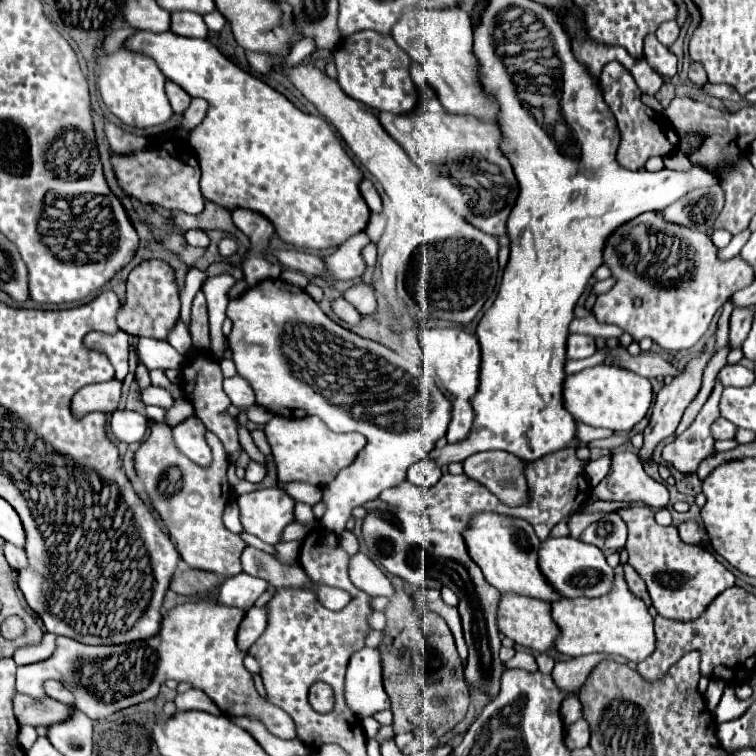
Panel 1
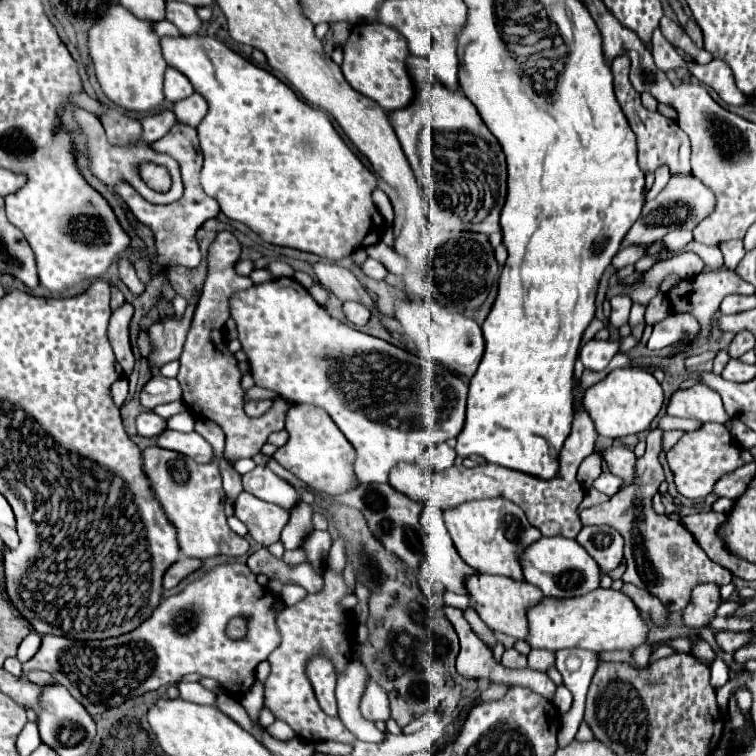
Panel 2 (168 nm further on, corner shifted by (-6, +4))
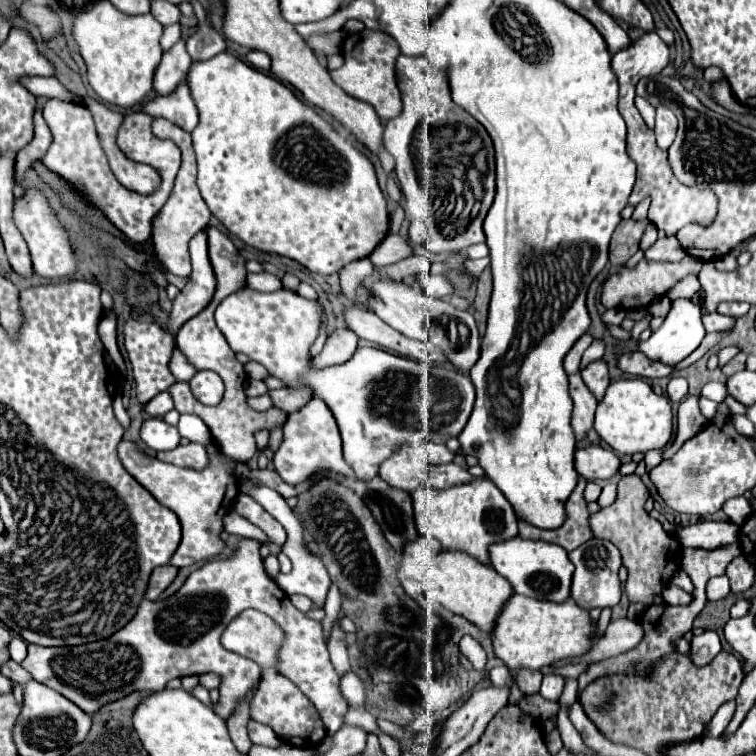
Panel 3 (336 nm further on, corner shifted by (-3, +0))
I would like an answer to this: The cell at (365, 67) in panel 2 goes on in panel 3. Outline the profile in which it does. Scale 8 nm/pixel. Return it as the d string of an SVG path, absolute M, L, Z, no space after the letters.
M365 28L363 32L349 34L343 40L343 58L345 64L339 70L331 72L331 78L341 86L349 96L371 104L381 120L391 120L401 114L401 94L395 84L395 60L399 56L397 42L379 30Z

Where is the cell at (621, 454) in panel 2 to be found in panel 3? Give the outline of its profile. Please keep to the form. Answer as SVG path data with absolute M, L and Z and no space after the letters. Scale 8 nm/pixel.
M589 444L577 448L575 452L575 470L589 480L609 480L619 472L619 458L613 450L607 450L599 444Z

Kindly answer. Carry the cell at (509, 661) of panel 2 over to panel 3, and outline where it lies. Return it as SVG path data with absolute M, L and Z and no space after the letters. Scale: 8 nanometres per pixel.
M519 670L517 676L519 676L519 678L517 678L517 686L519 686L519 690L521 690L525 696L531 696L531 694L537 694L537 692L539 692L541 678L543 678L541 672Z

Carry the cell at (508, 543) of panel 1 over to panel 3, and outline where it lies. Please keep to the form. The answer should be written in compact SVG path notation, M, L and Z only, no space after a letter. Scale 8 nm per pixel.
M477 478L473 482L457 484L455 488L451 486L447 490L419 486L419 490L415 490L411 496L417 528L421 534L437 538L445 550L463 550L483 564L489 564L489 544L509 540L519 534L513 508L489 478Z

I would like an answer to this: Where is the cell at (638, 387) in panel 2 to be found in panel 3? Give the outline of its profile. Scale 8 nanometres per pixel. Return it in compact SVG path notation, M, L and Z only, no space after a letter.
M641 378L611 382L605 398L597 406L595 432L611 446L611 450L619 454L633 456L635 452L645 454L649 450L663 450L673 438L671 404L665 396L655 394L653 388Z

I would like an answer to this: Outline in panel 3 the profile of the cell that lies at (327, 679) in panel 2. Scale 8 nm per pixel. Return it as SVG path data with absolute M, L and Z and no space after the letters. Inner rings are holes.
M243 538L231 558L211 560L203 568L191 572L185 584L167 600L143 600L135 618L131 618L123 630L115 632L107 640L63 648L43 648L31 644L21 666L33 676L33 680L57 690L87 714L97 712L107 702L119 700L133 690L155 692L163 690L165 684L177 676L217 672L223 682L219 688L219 704L213 710L217 716L227 720L237 710L239 702L261 682L263 670L257 662L225 650L219 638L223 628L237 614L245 608L255 608L289 630L289 638L283 644L287 666L277 666L277 669L311 700L325 722L327 734L333 736L343 726L347 700L341 694L339 676L329 660L321 624L299 612L287 594L279 590L277 582L269 578L259 548L261 542ZM179 656L189 656L191 664L187 668L179 666Z

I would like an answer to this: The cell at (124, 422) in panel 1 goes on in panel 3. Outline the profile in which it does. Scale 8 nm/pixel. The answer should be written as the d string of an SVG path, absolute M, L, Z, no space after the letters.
M149 418L141 426L141 440L155 452L173 450L179 446L181 436L175 426L169 426L163 418Z

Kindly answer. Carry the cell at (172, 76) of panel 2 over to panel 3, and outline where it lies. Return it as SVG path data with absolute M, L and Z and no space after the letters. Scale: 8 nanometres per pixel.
M191 28L187 36L183 36L171 50L163 52L163 58L155 68L155 76L153 76L153 90L157 94L171 94L179 86L179 82L187 76L193 60L185 50L185 40L195 32L197 28Z

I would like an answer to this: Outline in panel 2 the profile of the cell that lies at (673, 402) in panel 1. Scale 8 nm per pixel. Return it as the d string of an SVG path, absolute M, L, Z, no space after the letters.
M654 428L648 432L646 452L636 462L636 480L628 488L614 494L608 502L584 510L580 514L580 520L584 526L608 524L616 528L624 536L624 582L632 582L638 588L644 588L650 594L658 596L670 612L682 612L690 602L694 586L704 582L730 584L732 574L724 566L718 566L716 562L706 558L706 552L698 546L698 542L694 542L694 536L680 522L652 510L650 498L664 482L664 470L658 460L662 452L662 434L662 428Z

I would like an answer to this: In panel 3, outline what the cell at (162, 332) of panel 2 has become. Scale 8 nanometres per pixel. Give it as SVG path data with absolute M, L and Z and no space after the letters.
M197 232L189 242L189 254L193 272L187 286L173 300L173 310L169 316L169 332L175 334L189 318L199 314L215 294L215 274L207 254L207 234Z

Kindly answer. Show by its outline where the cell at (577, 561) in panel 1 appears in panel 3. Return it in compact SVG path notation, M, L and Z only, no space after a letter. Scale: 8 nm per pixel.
M521 536L495 542L489 546L491 566L509 580L515 594L529 596L535 600L551 600L565 602L571 592L571 576L575 566L569 562L567 552L557 544L547 544L541 540L525 540Z

